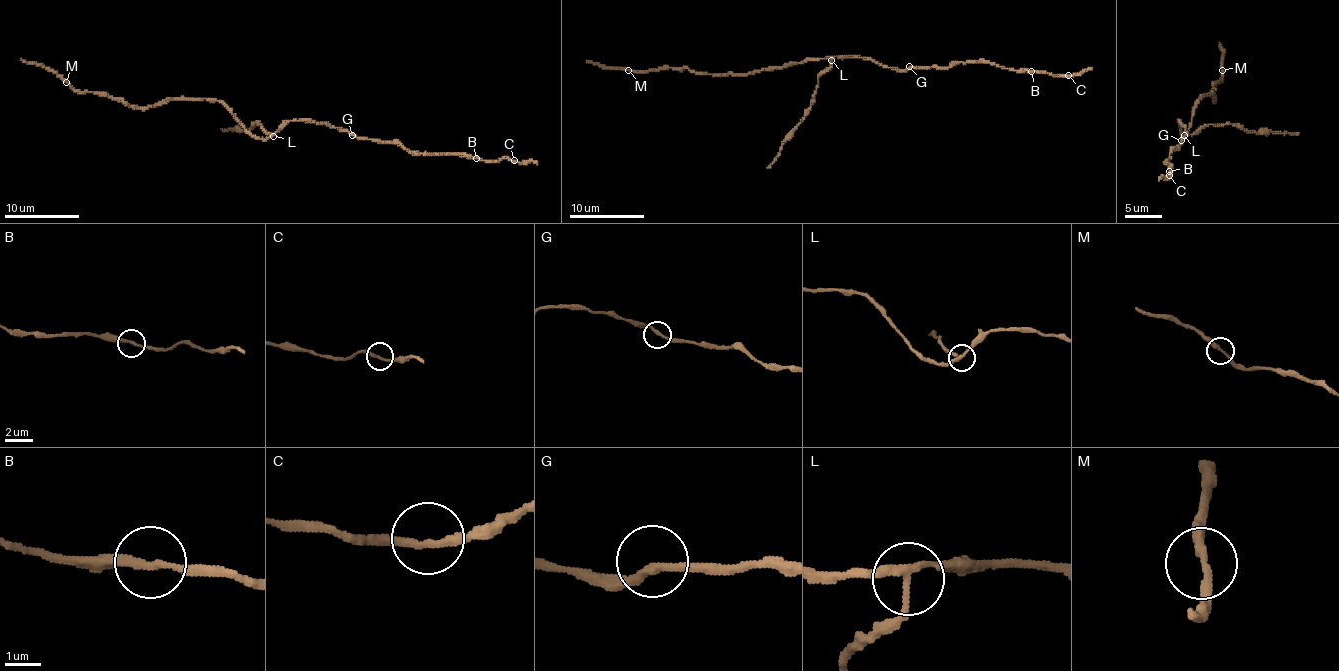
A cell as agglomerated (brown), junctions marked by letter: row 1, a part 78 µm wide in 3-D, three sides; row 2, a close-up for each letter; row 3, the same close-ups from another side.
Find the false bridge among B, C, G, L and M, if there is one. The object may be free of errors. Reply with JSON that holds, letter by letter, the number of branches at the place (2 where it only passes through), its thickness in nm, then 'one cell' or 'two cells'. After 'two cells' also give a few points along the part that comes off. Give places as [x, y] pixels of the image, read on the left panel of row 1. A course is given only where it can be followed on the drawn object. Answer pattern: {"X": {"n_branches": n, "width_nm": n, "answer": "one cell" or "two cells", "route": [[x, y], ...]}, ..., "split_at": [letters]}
{"B": {"n_branches": 2, "width_nm": 240, "answer": "one cell"}, "C": {"n_branches": 2, "width_nm": 240, "answer": "one cell"}, "G": {"n_branches": 2, "width_nm": 240, "answer": "one cell"}, "L": {"n_branches": 3, "width_nm": 190, "answer": "two cells", "route": [[274, 135], [269, 134], [260, 123], [252, 129], [221, 129]]}, "M": {"n_branches": 2, "width_nm": 240, "answer": "one cell"}, "split_at": ["L"]}

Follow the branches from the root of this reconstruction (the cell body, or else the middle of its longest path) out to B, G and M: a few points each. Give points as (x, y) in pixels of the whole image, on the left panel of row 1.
B: (274, 135), (290, 120), (314, 121), (347, 129), (358, 137), (398, 141), (411, 151), (476, 158)
G: (274, 135), (290, 120), (322, 122), (347, 129), (352, 135)
M: (274, 135), (255, 139), (218, 100), (163, 100), (146, 107), (131, 107), (92, 92), (75, 92), (66, 82)

